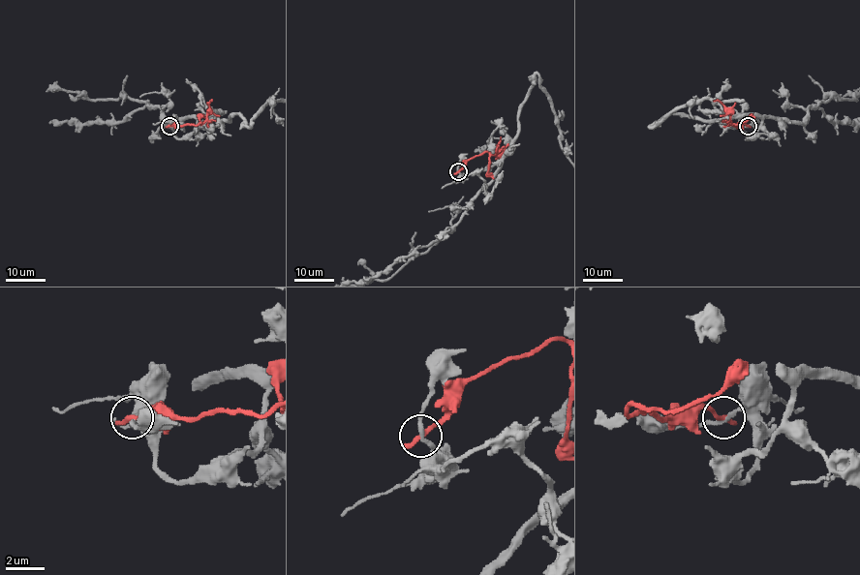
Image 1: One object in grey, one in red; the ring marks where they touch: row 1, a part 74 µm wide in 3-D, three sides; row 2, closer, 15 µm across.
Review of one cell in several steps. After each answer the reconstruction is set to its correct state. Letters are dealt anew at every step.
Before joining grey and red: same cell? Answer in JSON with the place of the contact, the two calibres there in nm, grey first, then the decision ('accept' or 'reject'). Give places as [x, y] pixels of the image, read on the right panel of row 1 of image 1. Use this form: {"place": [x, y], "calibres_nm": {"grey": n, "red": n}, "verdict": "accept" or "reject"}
{"place": [748, 126], "calibres_nm": {"grey": 240, "red": 320}, "verdict": "reject"}

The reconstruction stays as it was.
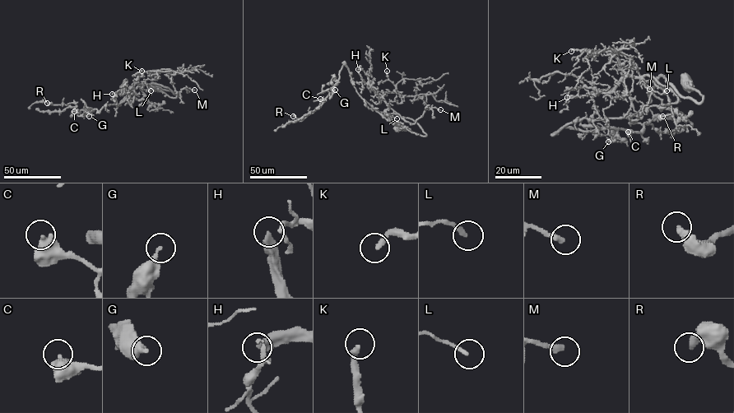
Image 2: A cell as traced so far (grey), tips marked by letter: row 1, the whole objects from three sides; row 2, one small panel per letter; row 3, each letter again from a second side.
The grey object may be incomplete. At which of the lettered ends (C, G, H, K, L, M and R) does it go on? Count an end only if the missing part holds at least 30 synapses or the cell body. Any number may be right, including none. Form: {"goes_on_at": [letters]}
{"goes_on_at": ["H"]}

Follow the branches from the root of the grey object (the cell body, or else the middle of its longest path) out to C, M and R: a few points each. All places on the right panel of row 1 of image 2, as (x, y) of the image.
C: (685, 81), (700, 102), (661, 76), (637, 118), (583, 118), (551, 134), (564, 127), (628, 132)
M: (685, 81), (700, 102), (661, 76), (643, 77), (678, 100), (663, 104), (649, 89)
R: (685, 81), (700, 102), (661, 76), (637, 118), (583, 118), (551, 134), (640, 132), (672, 118), (662, 116)

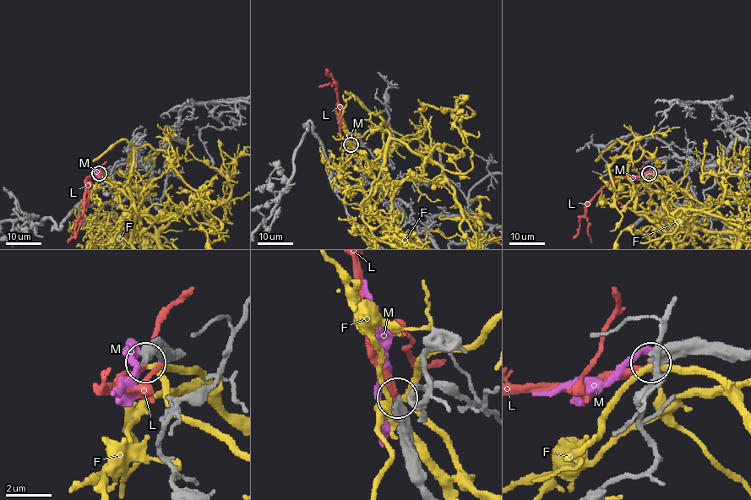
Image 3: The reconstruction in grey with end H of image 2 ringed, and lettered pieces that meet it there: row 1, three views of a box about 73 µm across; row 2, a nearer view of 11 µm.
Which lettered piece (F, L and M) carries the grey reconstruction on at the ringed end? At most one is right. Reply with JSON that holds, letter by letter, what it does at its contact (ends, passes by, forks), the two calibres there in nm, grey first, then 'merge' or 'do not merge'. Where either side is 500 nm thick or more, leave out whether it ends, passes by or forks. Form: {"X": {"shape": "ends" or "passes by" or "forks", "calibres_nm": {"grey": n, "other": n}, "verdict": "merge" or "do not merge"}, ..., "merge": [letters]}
{"F": {"shape": "forks", "calibres_nm": {"grey": 480, "other": 240}, "verdict": "do not merge"}, "L": {"calibres_nm": {"grey": 500, "other": 280}, "verdict": "merge"}, "M": {"calibres_nm": {"grey": 650, "other": 400}, "verdict": "do not merge"}, "merge": ["L"]}

